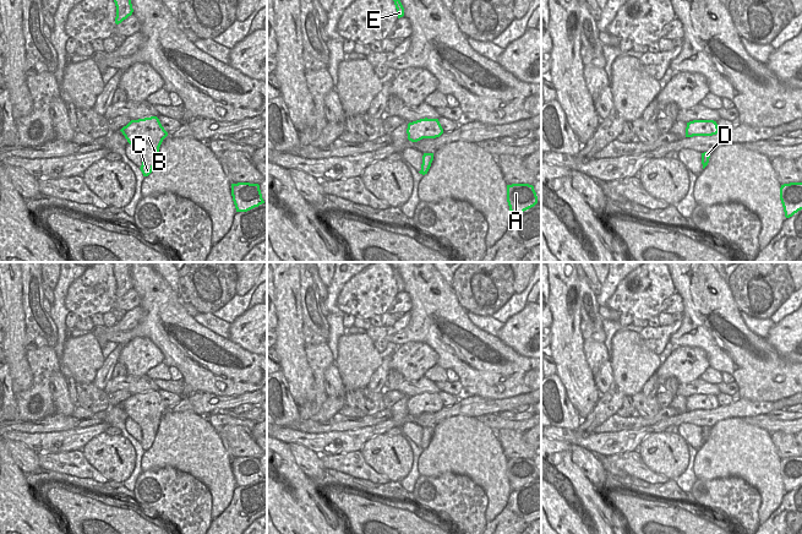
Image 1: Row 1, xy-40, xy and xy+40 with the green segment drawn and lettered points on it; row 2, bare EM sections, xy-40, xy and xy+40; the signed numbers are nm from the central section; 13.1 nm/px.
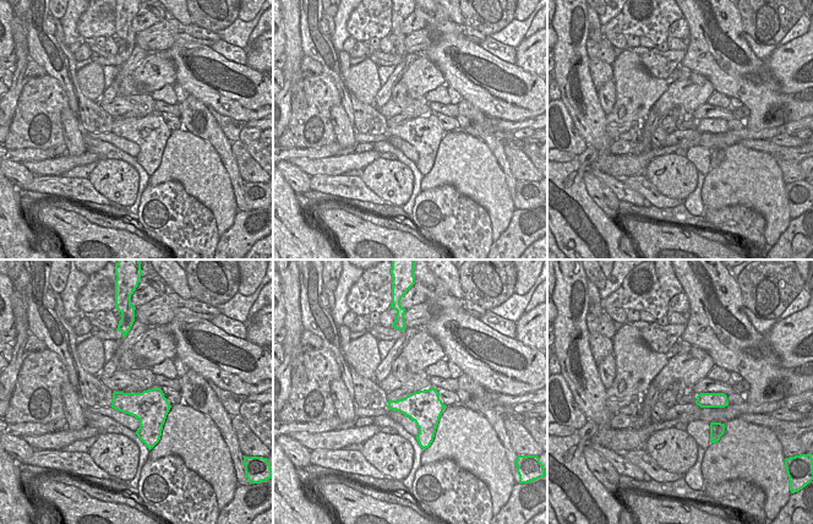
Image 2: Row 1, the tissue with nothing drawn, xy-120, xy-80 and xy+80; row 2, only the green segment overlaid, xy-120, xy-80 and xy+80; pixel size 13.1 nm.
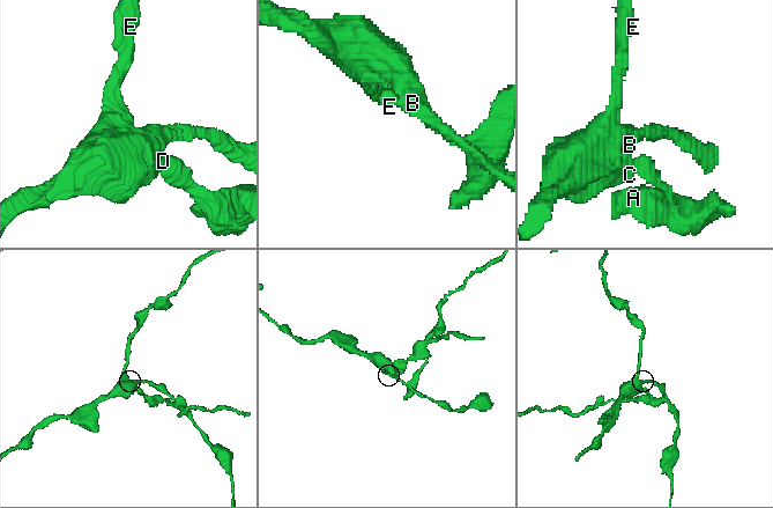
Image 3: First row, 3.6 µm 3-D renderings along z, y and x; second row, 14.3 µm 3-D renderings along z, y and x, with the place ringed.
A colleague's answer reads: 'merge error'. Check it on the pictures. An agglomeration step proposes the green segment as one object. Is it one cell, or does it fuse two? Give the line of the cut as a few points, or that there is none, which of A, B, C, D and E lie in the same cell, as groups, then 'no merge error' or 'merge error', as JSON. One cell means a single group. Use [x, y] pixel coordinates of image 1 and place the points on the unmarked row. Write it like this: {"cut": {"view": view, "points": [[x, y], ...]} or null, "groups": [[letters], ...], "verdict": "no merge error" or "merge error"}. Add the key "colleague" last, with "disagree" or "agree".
{"cut": {"view": "xy+40", "points": [[702, 435], [705, 440]]}, "groups": [["A", "D"], ["B", "C", "E"]], "verdict": "merge error", "colleague": "agree"}

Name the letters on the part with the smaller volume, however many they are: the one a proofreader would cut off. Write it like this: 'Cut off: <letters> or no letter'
Cut off: A, D

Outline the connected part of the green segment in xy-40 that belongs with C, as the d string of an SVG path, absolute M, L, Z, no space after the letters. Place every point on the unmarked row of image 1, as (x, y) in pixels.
M157 391L131 394L121 404L130 419L137 423L142 430L141 446L148 451L156 438L159 421L168 407Z

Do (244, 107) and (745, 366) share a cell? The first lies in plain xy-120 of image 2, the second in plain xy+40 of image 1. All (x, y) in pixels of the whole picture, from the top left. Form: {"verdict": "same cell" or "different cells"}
{"verdict": "same cell"}

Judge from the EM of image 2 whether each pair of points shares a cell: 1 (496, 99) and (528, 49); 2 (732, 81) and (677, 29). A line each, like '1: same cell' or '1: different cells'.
1: different cells
2: different cells

